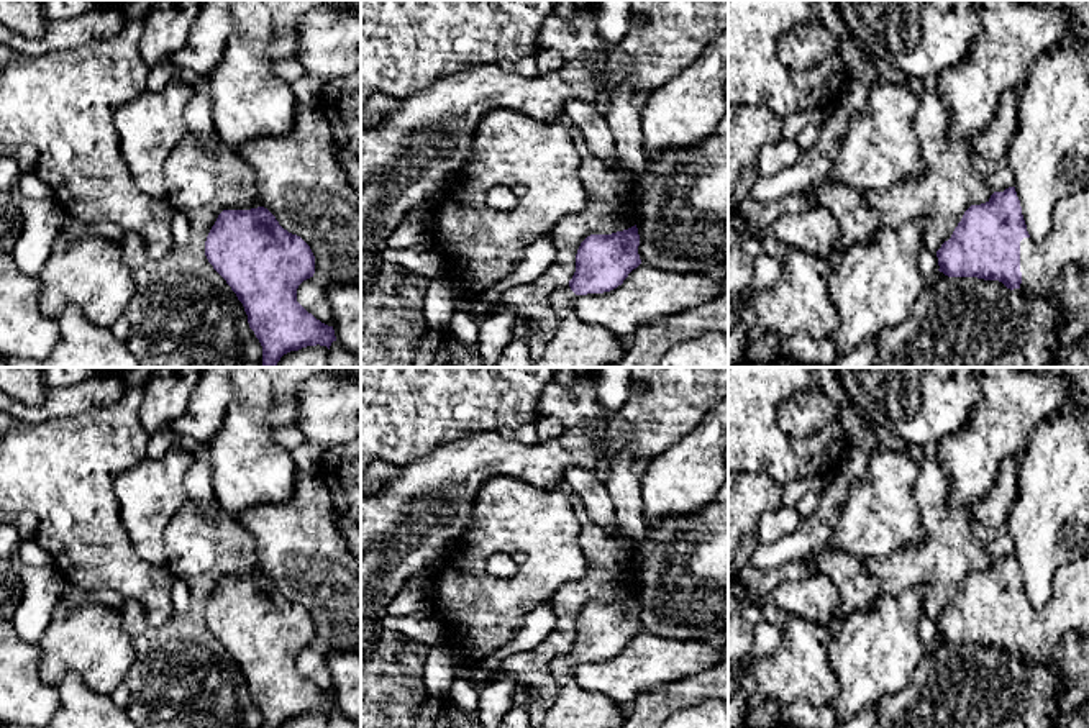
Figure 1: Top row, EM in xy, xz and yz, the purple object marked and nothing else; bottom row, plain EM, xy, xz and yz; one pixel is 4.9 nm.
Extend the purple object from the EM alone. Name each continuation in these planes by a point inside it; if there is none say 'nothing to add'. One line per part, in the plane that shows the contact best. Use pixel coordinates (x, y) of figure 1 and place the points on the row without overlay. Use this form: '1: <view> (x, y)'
1: yz (1066, 610)

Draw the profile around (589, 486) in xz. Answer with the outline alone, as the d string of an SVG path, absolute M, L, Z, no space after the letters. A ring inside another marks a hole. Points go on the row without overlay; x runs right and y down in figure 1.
M571 466L563 471L563 485L582 500L589 516L597 525L600 525L617 538L622 551L636 556L638 543L618 531L615 505L612 502L602 472Z

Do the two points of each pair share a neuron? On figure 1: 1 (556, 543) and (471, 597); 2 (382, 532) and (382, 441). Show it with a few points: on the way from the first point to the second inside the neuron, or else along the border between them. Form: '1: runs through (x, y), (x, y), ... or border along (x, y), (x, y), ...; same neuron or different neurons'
1: runs through (538, 564), (505, 597), (492, 597); same neuron
2: border along (435, 448), (400, 466); different neurons

